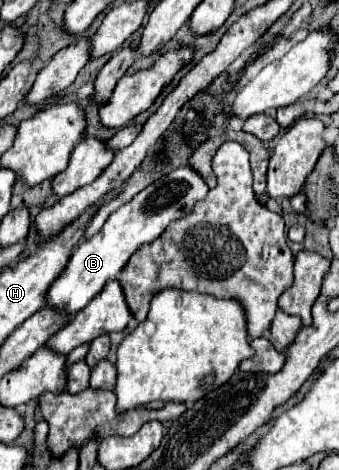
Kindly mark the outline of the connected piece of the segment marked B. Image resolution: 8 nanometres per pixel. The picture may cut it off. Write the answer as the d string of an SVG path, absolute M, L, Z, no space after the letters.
M190 165L168 171L162 179L158 179L158 183L152 183L150 187L140 191L130 203L114 211L92 239L78 243L66 269L48 289L50 303L70 315L84 309L108 281L120 275L122 267L126 267L138 247L158 239L158 235L162 235L162 231L166 231L170 223L182 219L182 215L188 215L194 209L194 203L202 201L208 191L210 189L206 187L202 175L198 175L198 171L194 171Z

